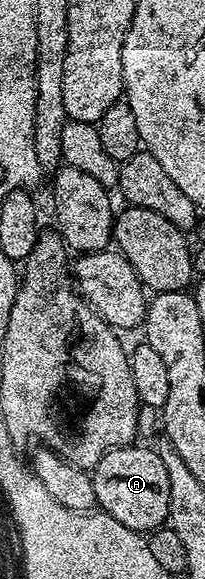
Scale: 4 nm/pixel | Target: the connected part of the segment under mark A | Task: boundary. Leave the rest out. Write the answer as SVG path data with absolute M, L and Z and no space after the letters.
M115 447L112 451L107 451L98 461L96 467L91 468L92 484L94 485L94 495L96 497L96 507L101 512L114 521L126 525L126 529L139 531L141 533L151 533L167 524L170 519L172 502L170 501L170 477L166 465L162 463L159 450L151 451L148 447Z

